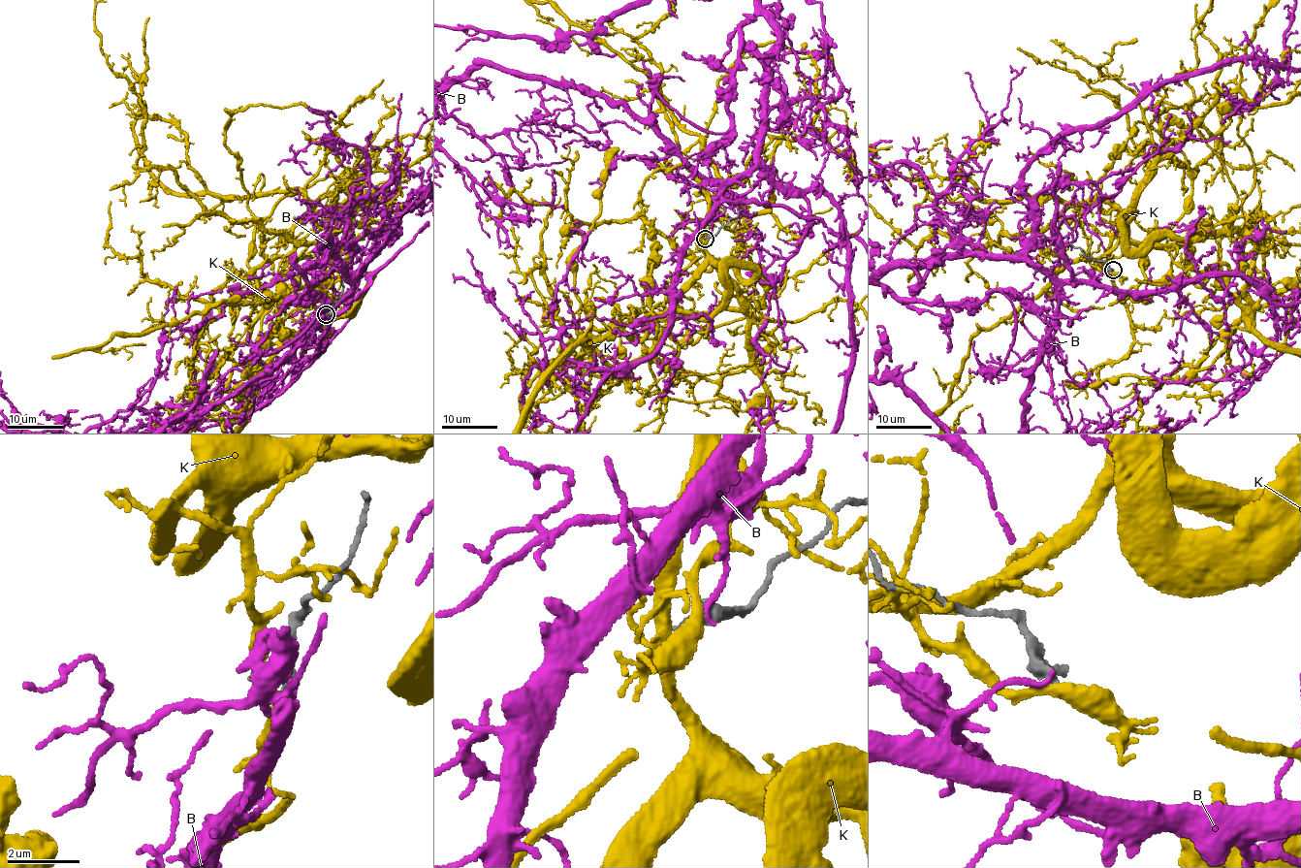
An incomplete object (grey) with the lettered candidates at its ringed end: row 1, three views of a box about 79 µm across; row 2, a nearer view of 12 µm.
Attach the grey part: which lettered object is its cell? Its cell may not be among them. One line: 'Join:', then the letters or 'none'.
Join: none

